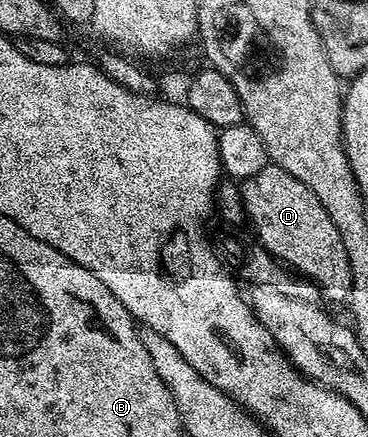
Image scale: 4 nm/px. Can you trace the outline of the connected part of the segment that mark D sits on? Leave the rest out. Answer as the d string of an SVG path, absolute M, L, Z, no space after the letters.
M267 164L256 175L243 179L240 191L244 197L244 213L247 221L252 222L256 229L255 237L265 246L276 259L279 259L284 266L291 268L297 275L303 276L316 284L322 294L332 302L340 302L349 297L352 292L352 277L350 276L350 260L346 260L346 248L342 248L342 236L338 228L334 226L334 220L322 208L318 196L302 184L290 172L286 172L281 166Z

